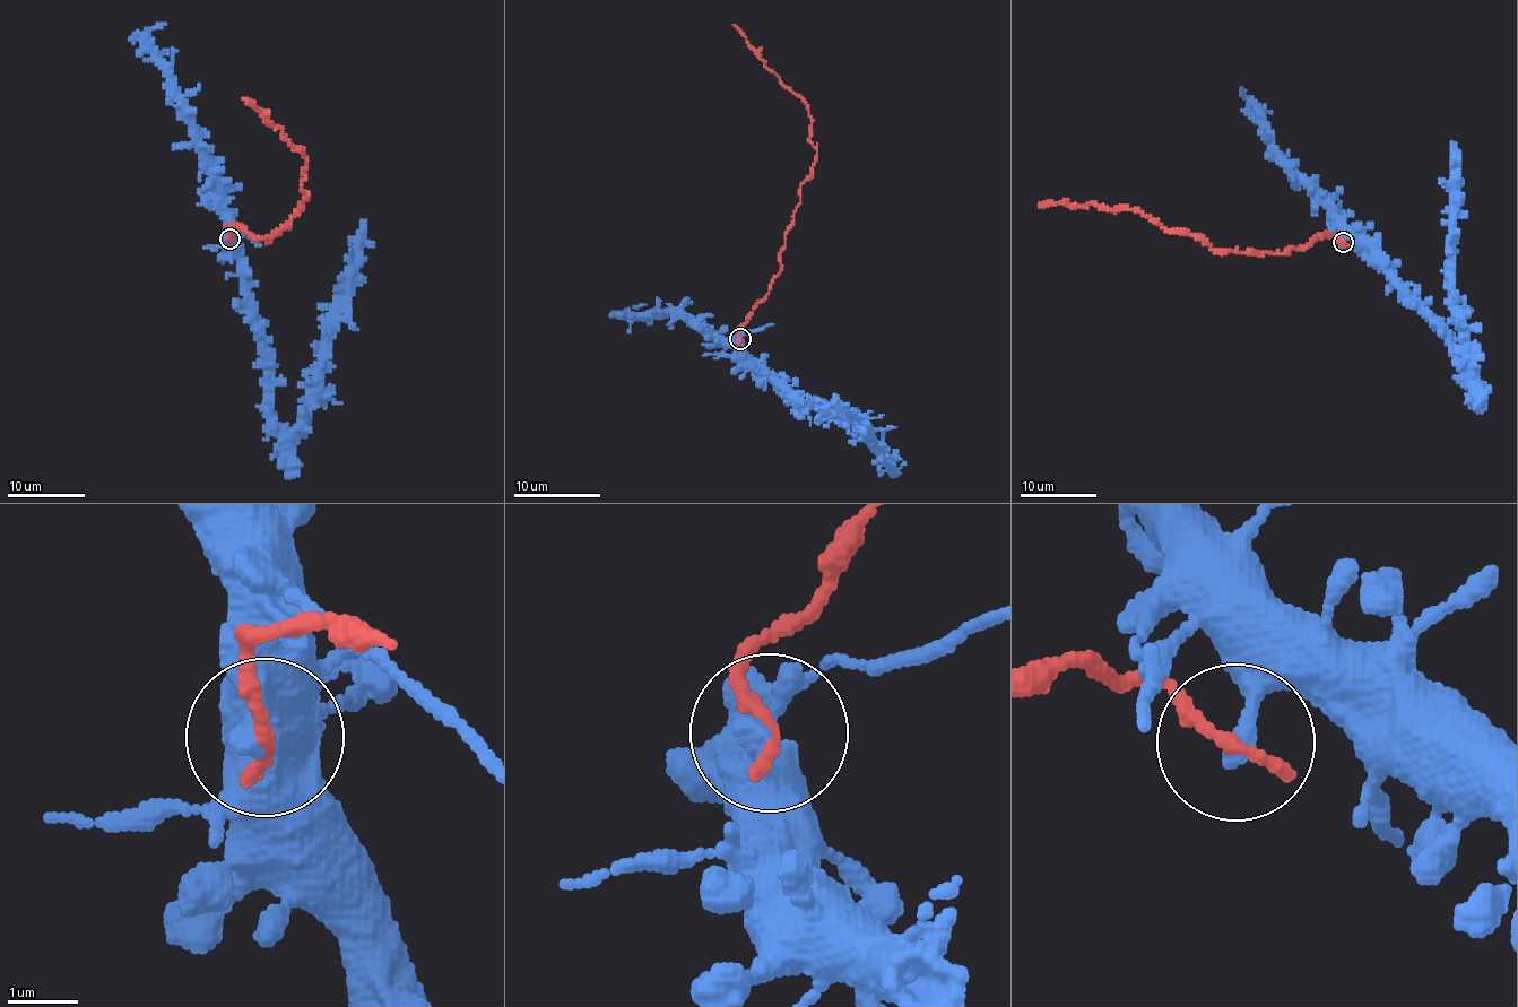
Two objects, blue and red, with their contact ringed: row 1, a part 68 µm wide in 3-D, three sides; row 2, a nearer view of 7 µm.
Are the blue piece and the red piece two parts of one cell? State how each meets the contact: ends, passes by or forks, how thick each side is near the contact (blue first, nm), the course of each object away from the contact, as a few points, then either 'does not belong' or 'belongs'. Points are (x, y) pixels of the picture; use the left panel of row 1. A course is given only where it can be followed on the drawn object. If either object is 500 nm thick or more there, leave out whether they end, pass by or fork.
blue ends there; red ends there; 320 nm thick on the blue side, 240 nm on the other; blue runs (230, 237), (266, 371), (269, 413), (289, 432), (303, 411), (364, 219); red runs (230, 237), (228, 227), (234, 225), (268, 241), (288, 227), (308, 193), (301, 184), (304, 153), (244, 100); does not belong

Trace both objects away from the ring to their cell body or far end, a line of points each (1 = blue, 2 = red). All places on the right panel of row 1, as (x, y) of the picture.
1: (1343, 242), (1353, 237), (1371, 250), (1467, 371), (1454, 312), (1450, 141)
2: (1343, 242), (1326, 233), (1284, 252), (1212, 251), (1187, 231), (1162, 227), (1125, 208), (1039, 205)

